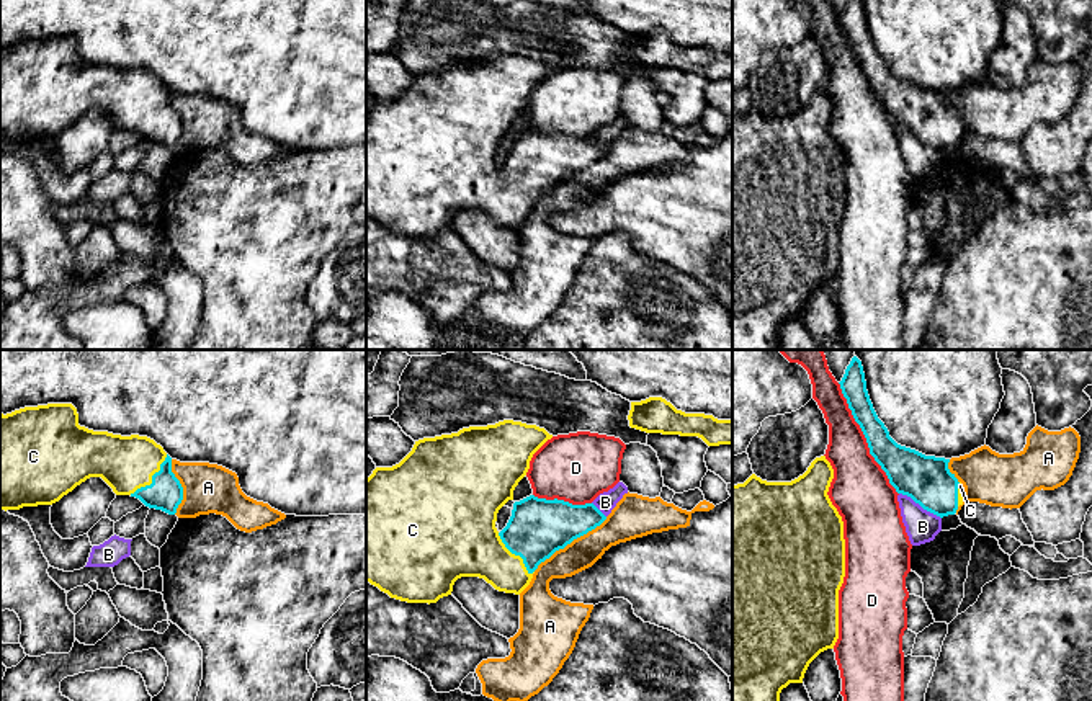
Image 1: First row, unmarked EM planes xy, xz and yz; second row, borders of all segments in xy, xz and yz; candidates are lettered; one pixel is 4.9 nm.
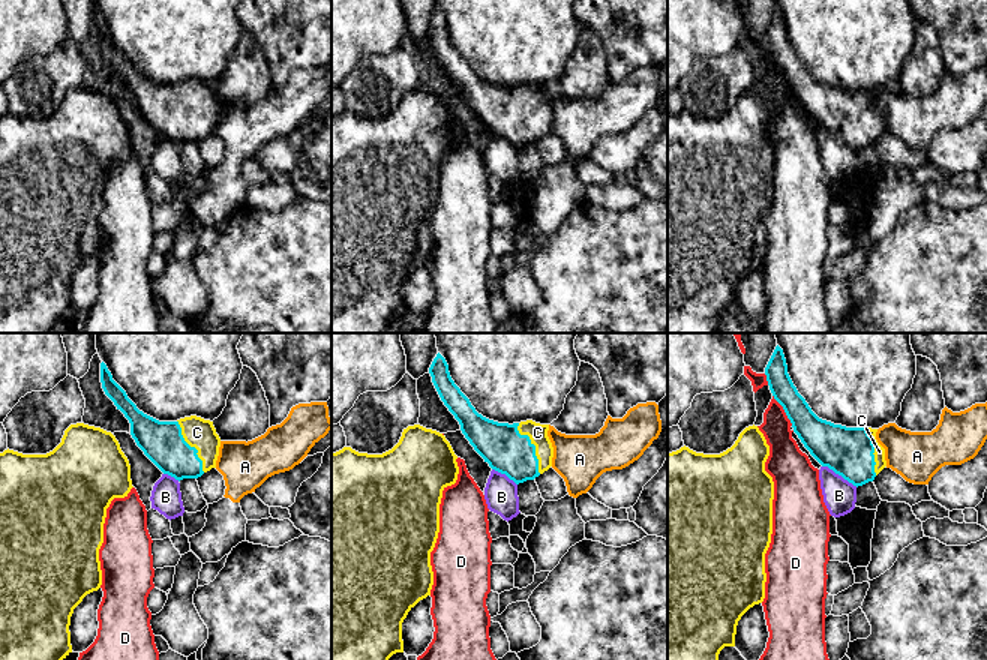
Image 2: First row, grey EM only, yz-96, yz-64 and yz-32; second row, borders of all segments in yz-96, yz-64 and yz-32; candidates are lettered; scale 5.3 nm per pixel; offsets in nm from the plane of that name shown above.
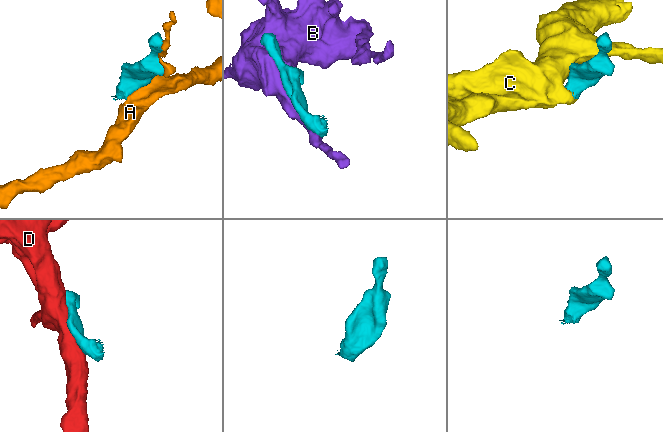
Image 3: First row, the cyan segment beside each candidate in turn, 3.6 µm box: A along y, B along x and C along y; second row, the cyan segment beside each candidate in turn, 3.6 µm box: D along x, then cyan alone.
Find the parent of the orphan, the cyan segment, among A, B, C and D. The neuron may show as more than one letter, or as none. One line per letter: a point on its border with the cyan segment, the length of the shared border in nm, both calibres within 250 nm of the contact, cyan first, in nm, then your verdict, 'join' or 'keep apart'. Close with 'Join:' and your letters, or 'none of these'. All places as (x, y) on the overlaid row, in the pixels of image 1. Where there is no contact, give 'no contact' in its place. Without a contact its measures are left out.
A: contact xz (569, 543); length 460 nm; calibres 280 and 160 nm; keep apart
B: contact yz (921, 505); length 240 nm; calibres 240 and 160 nm; keep apart
C: contact xy (152, 479); length 280 nm; calibres 170 and 280 nm; join
D: contact yz (865, 437); length 650 nm; calibres 190 and 280 nm; keep apart
Join: C

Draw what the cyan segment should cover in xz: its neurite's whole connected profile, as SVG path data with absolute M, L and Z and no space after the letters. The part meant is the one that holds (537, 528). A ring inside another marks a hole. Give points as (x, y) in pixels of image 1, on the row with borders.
M503 420L418 440L399 464L376 467L366 479L366 582L407 603L436 603L451 595L461 577L479 577L499 592L520 595L541 562L606 520L593 503L572 505L530 495L513 503L507 526L497 531L499 510L513 500L513 490L526 476L533 454L551 438L536 425Z

